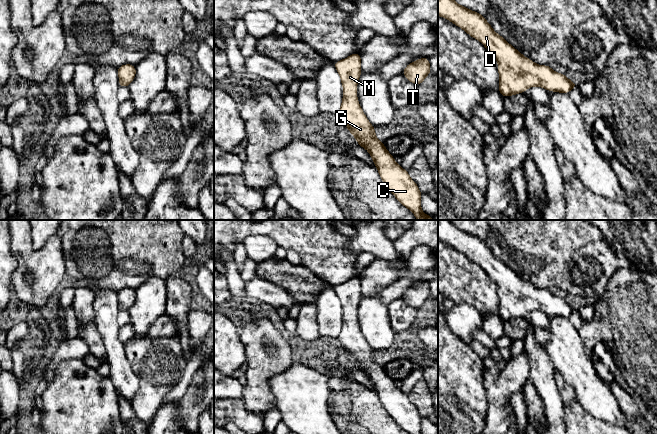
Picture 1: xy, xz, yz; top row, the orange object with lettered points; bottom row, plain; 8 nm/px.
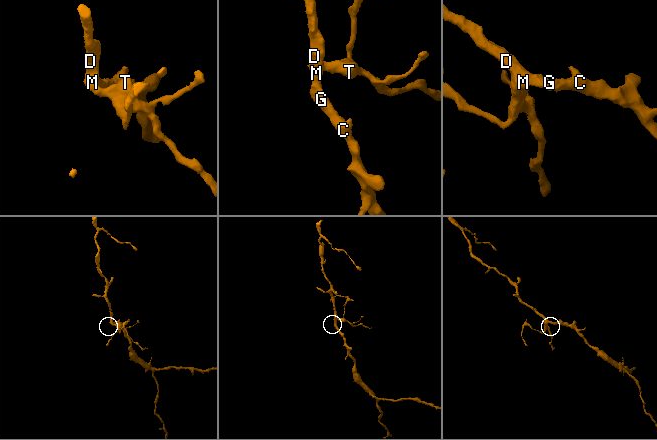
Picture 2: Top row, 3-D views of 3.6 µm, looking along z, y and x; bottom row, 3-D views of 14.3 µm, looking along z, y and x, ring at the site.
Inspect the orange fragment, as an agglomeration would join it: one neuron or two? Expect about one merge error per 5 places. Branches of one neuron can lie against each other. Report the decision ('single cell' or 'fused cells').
single cell

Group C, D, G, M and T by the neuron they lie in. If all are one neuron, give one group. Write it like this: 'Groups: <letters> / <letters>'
Groups: C D G M T

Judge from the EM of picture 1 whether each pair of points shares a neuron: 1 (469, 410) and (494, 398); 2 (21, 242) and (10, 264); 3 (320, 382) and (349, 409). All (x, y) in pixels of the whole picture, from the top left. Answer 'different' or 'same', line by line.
1: different
2: different
3: different

